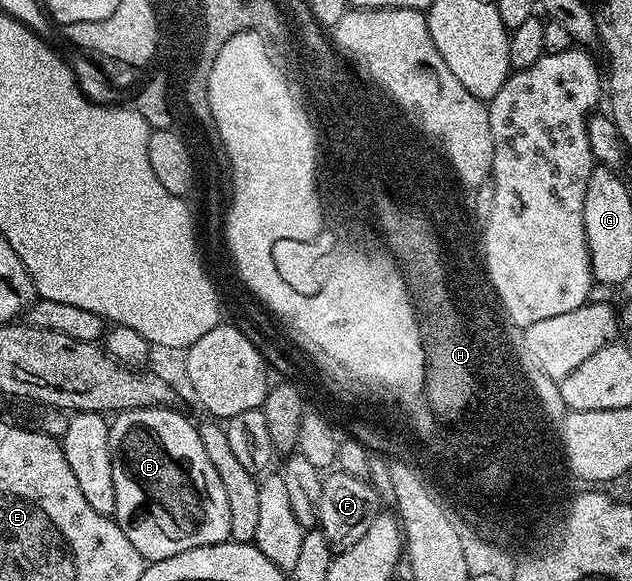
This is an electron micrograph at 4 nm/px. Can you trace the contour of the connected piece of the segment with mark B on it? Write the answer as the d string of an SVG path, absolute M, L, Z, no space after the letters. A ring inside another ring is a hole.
M167 406L122 410L111 419L108 431L114 472L114 517L122 532L126 532L126 540L149 563L161 562L199 546L229 541L230 508L226 504L226 491L222 489L222 480L218 480L218 472L214 472L214 464L206 457L206 448L202 448L196 428L195 421Z

